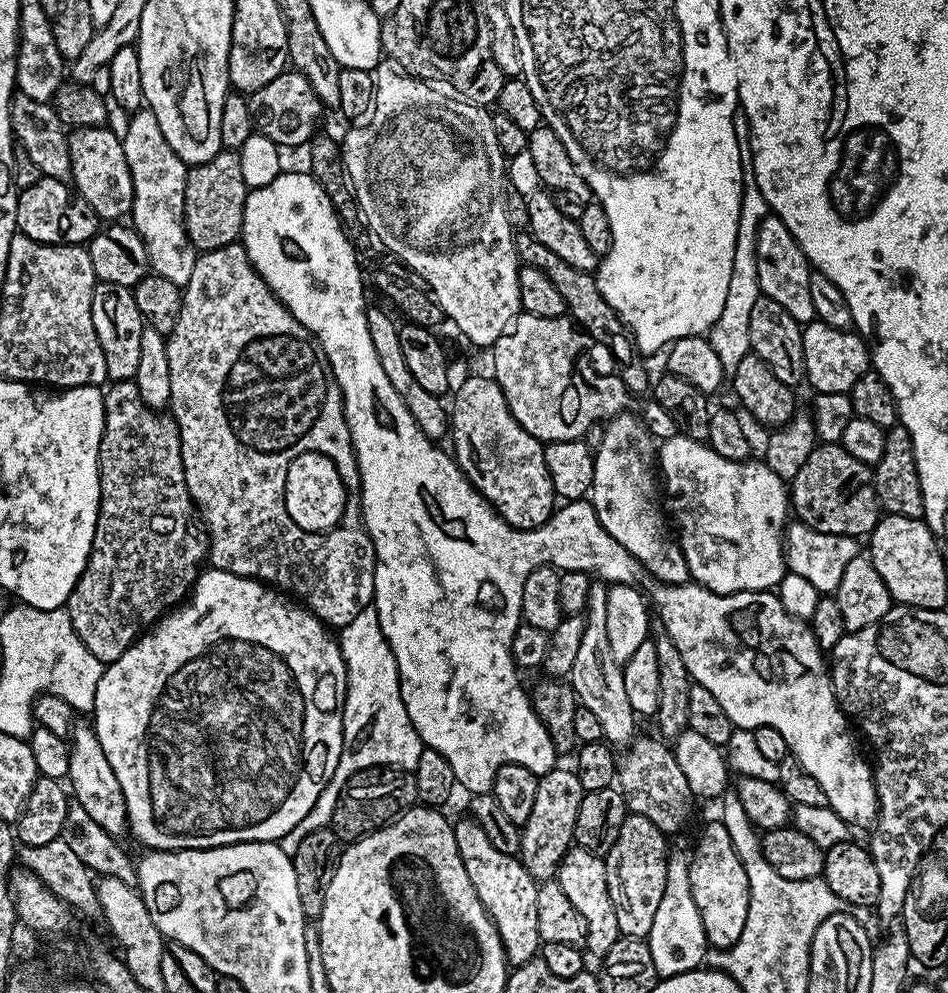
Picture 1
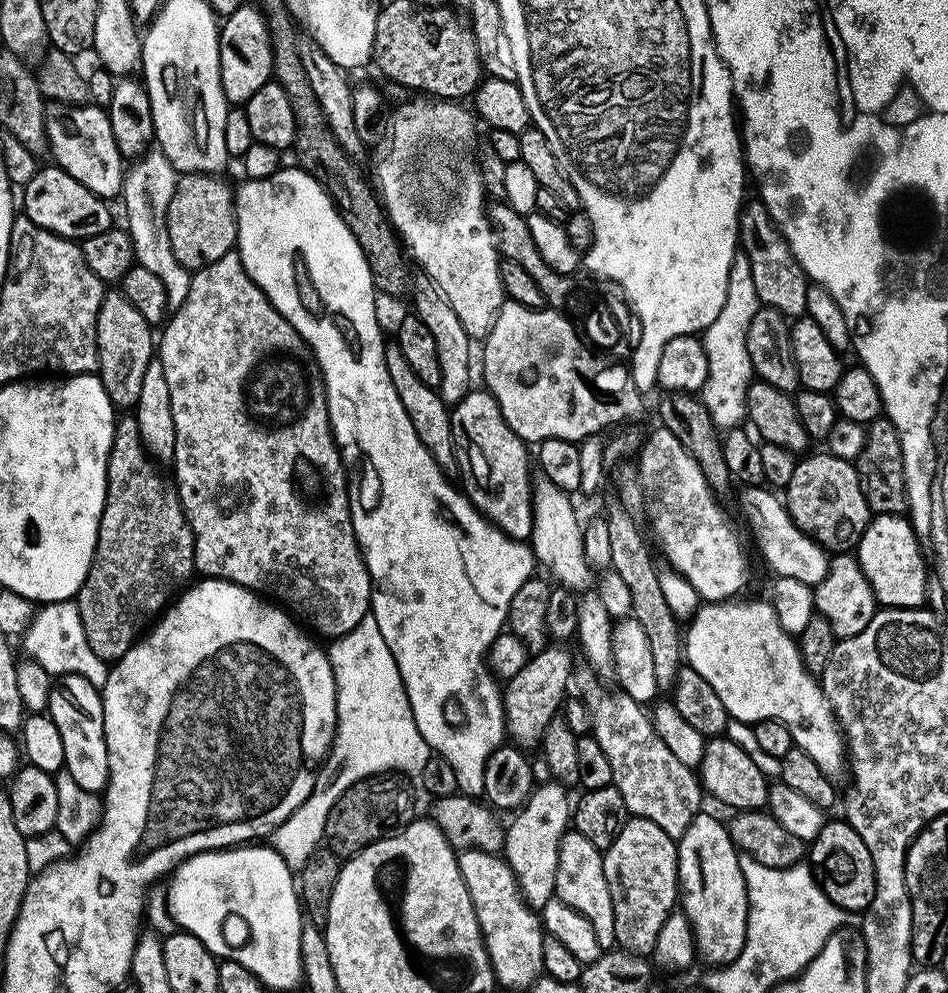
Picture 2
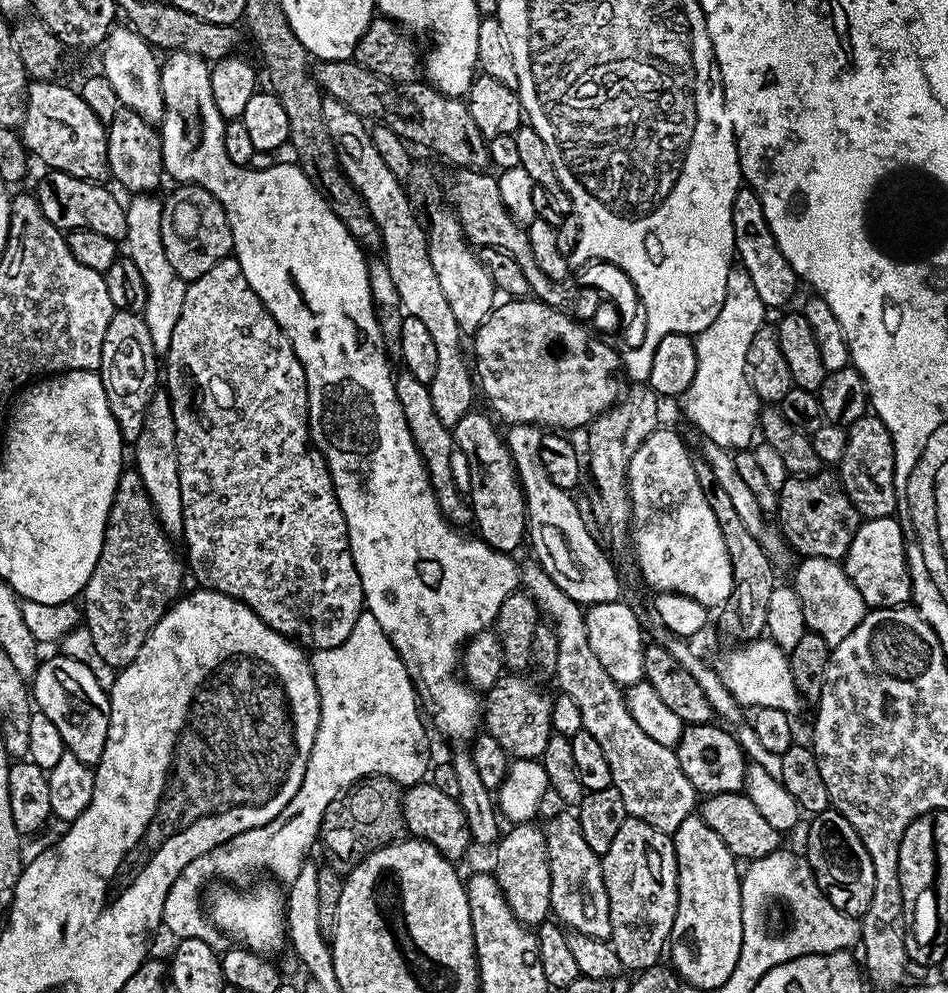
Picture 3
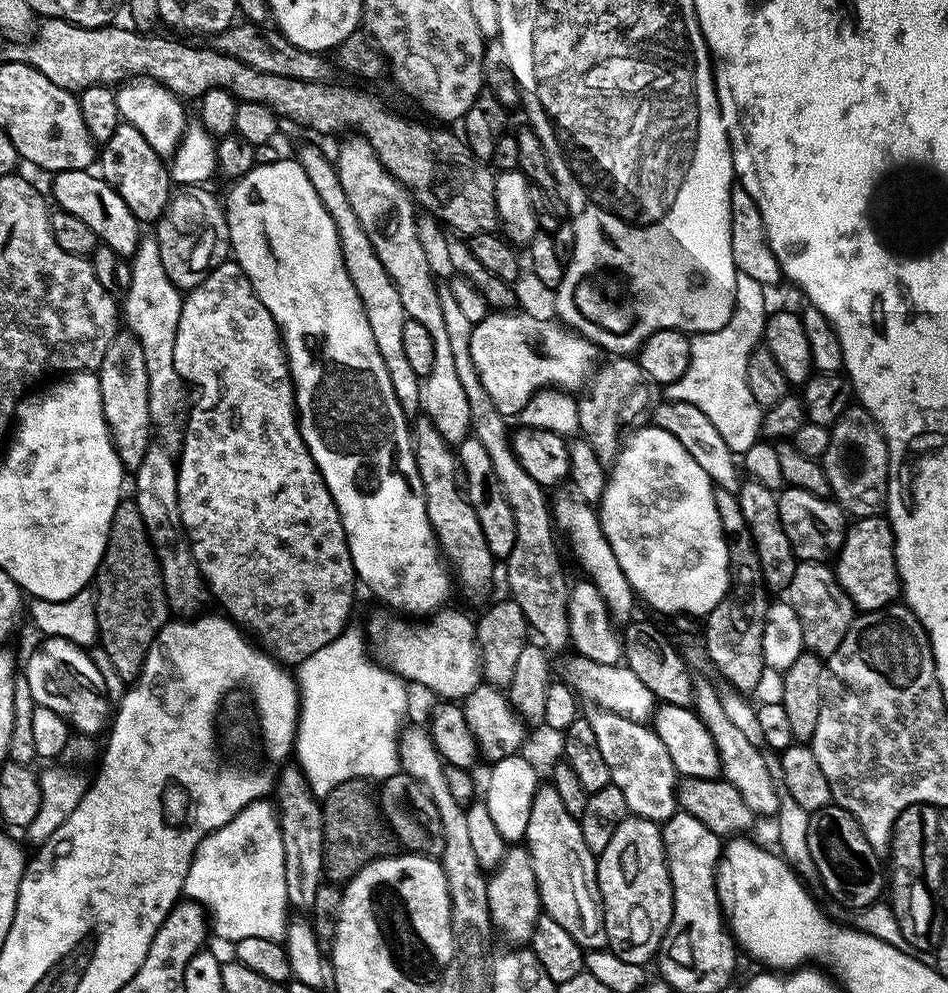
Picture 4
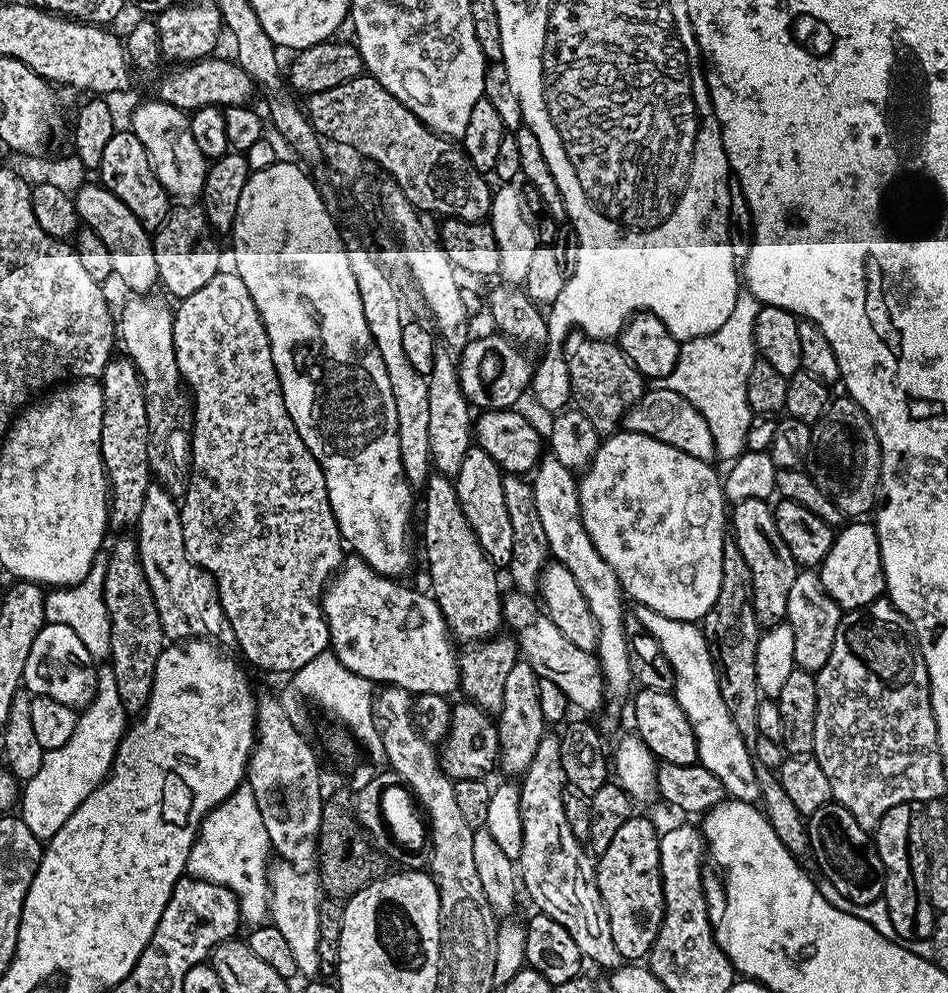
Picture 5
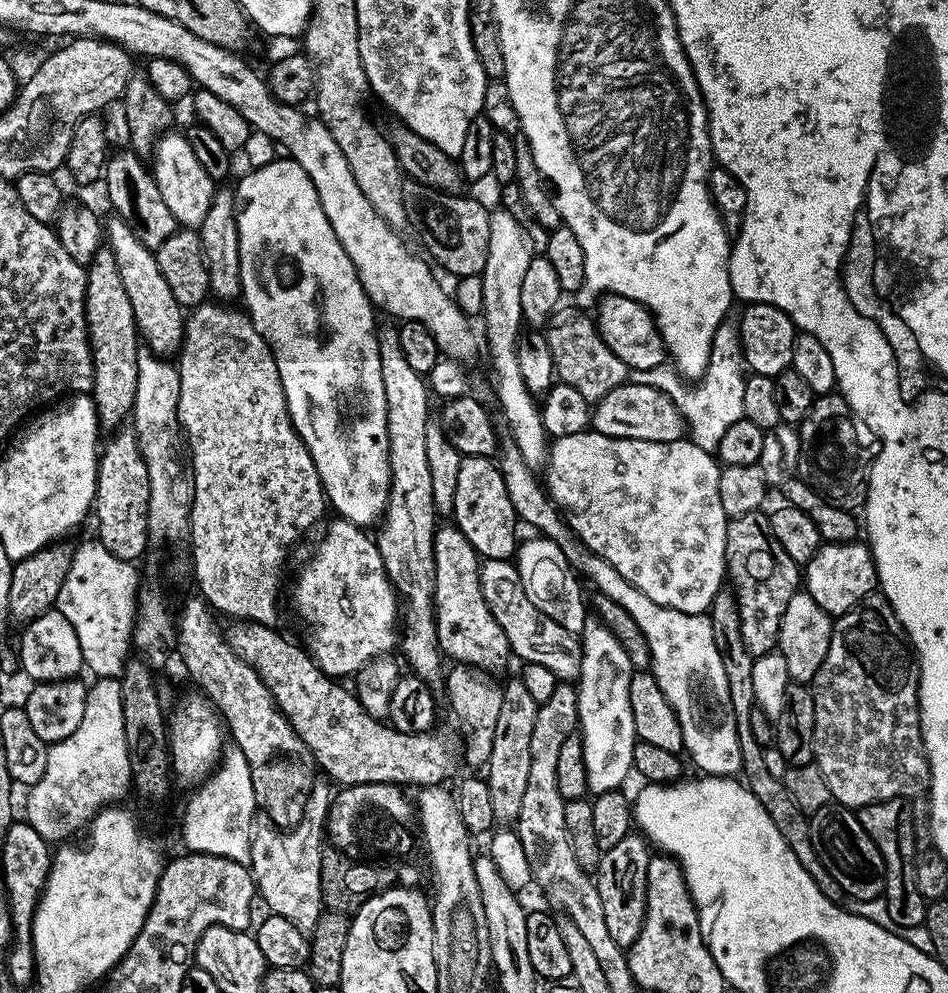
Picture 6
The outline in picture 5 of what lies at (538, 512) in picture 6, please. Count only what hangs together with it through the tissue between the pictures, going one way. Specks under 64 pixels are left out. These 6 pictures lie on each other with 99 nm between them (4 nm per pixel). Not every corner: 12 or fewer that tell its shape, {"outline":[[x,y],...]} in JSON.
{"outline":[[641,604],[670,662],[698,763],[759,801],[753,749],[723,701],[703,627]]}

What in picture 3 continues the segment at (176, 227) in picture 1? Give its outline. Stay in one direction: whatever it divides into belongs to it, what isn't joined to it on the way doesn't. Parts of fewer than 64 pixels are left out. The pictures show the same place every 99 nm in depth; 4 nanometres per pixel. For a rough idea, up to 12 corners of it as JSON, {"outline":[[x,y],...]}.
{"outline":[[161,197],[127,201],[126,255],[146,282],[143,318],[158,354],[188,284],[162,246]]}

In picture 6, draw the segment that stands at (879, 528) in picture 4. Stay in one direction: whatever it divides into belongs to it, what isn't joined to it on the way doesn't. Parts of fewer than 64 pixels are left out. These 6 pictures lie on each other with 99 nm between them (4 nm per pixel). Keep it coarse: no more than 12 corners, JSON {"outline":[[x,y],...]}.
{"outline":[[821,543],[803,587],[835,618],[873,595],[872,549]]}

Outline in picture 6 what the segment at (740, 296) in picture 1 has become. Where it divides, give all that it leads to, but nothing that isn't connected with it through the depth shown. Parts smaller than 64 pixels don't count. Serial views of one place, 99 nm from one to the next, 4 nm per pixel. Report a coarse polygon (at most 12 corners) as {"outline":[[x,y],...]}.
{"outline":[[716,327],[708,365],[687,384],[668,366],[637,372],[684,416],[692,443],[715,453],[744,419],[740,330]]}

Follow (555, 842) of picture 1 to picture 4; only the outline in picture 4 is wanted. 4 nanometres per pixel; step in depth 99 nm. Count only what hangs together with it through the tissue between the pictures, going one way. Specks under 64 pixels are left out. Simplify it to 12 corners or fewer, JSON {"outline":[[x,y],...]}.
{"outline":[[527,847],[487,877],[493,929],[524,946],[542,915]]}

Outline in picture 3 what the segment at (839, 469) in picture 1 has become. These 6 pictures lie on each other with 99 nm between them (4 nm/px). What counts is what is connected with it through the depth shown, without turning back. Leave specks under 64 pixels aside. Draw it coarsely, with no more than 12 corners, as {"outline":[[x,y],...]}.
{"outline":[[839,475],[789,476],[775,515],[793,553],[840,562],[862,517]]}

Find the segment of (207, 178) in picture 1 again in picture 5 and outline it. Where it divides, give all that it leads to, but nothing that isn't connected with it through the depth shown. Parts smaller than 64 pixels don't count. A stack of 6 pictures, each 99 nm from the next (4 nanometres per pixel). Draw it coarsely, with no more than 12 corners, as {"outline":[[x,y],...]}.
{"outline":[[184,202],[152,236],[159,283],[177,301],[221,271],[203,207]]}

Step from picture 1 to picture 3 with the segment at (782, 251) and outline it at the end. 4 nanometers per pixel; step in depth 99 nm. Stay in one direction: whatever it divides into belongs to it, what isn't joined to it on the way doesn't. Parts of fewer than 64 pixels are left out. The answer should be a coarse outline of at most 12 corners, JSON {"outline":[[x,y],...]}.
{"outline":[[753,188],[734,194],[739,267],[765,309],[789,307],[798,277]]}

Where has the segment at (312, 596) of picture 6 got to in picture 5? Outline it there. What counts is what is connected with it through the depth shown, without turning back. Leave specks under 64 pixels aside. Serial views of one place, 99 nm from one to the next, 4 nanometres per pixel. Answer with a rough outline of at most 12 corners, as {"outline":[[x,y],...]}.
{"outline":[[348,558],[331,651],[377,685],[448,696],[458,652],[427,591]]}

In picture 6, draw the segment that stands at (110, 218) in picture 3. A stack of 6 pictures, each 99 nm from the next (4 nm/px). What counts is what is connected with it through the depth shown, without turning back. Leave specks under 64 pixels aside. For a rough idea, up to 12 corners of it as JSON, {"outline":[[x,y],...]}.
{"outline":[[119,218],[106,246],[118,262],[139,339],[171,357],[186,312],[155,251]]}

